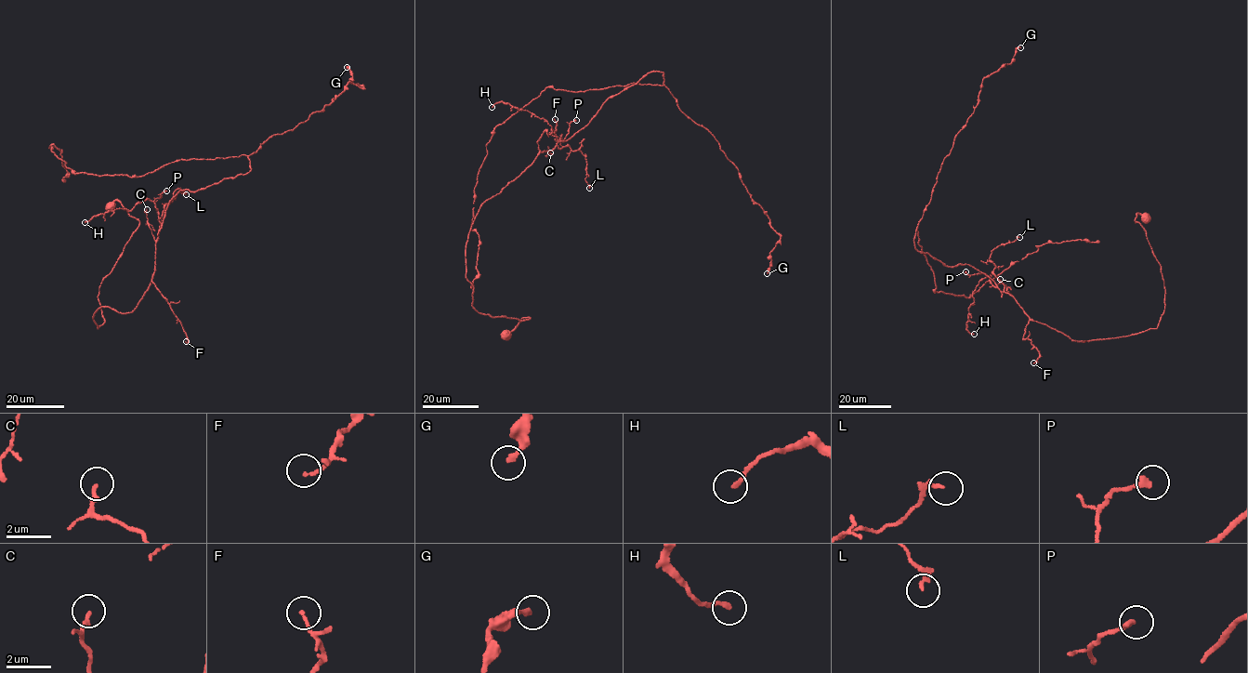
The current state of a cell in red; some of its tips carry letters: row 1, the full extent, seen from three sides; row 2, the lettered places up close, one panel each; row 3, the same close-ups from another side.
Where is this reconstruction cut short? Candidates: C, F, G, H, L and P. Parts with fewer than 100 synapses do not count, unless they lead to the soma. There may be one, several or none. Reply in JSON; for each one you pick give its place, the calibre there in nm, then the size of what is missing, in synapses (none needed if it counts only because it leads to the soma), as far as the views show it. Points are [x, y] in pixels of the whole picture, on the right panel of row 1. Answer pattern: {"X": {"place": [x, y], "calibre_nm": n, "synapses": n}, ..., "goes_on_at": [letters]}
{"goes_on_at": []}

